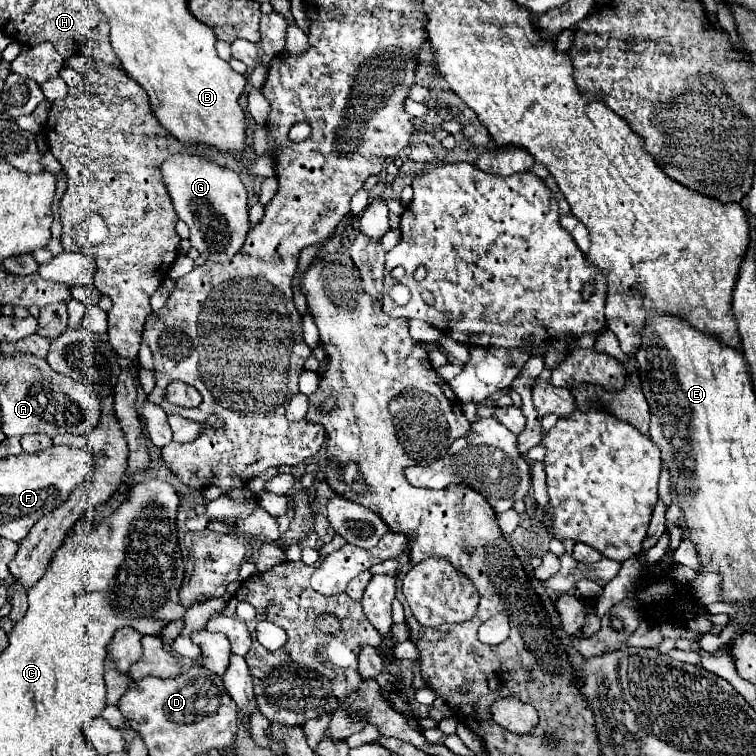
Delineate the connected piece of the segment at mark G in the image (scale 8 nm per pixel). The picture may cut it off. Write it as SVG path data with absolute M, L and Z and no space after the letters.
M172 155L162 163L162 177L178 217L190 227L192 247L206 259L224 263L240 251L250 229L246 189L240 175L198 155Z

